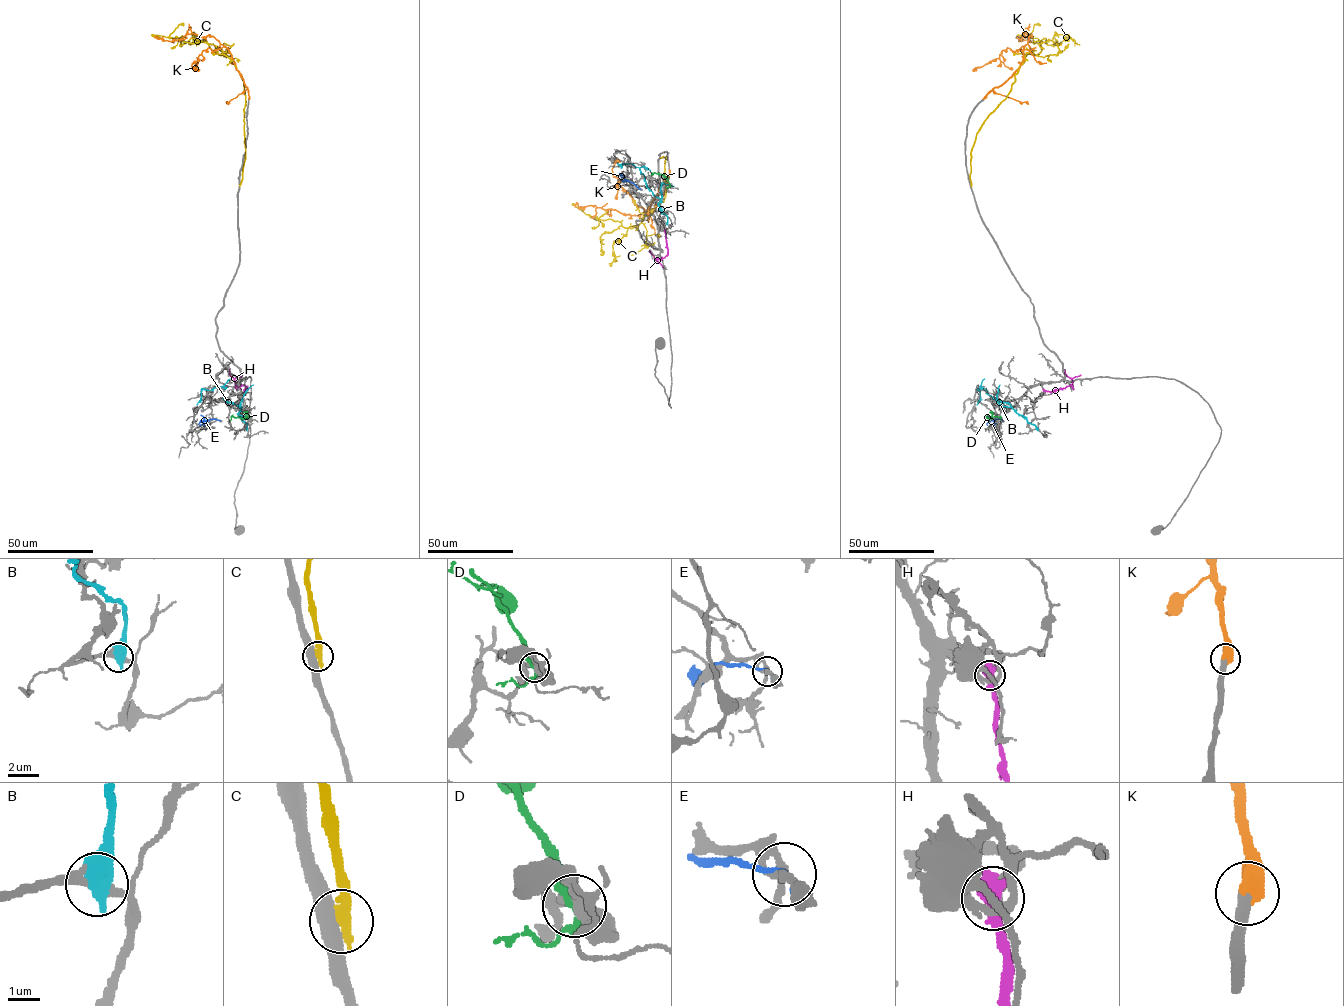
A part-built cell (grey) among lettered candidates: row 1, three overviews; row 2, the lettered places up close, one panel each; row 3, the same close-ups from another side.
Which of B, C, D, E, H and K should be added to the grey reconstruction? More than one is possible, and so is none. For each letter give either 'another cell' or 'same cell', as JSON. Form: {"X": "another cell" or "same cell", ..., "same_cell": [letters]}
{"B": "another cell", "C": "another cell", "D": "another cell", "E": "another cell", "H": "another cell", "K": "same cell", "same_cell": ["K"]}

